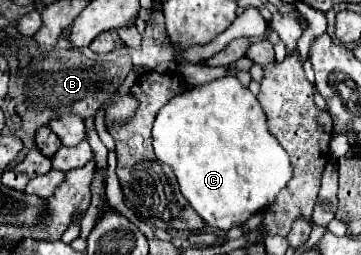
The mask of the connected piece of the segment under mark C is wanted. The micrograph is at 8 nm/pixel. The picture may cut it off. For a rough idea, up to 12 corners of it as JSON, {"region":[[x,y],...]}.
{"region":[[187,88],[157,158],[205,224],[241,226],[293,174],[251,90]]}

